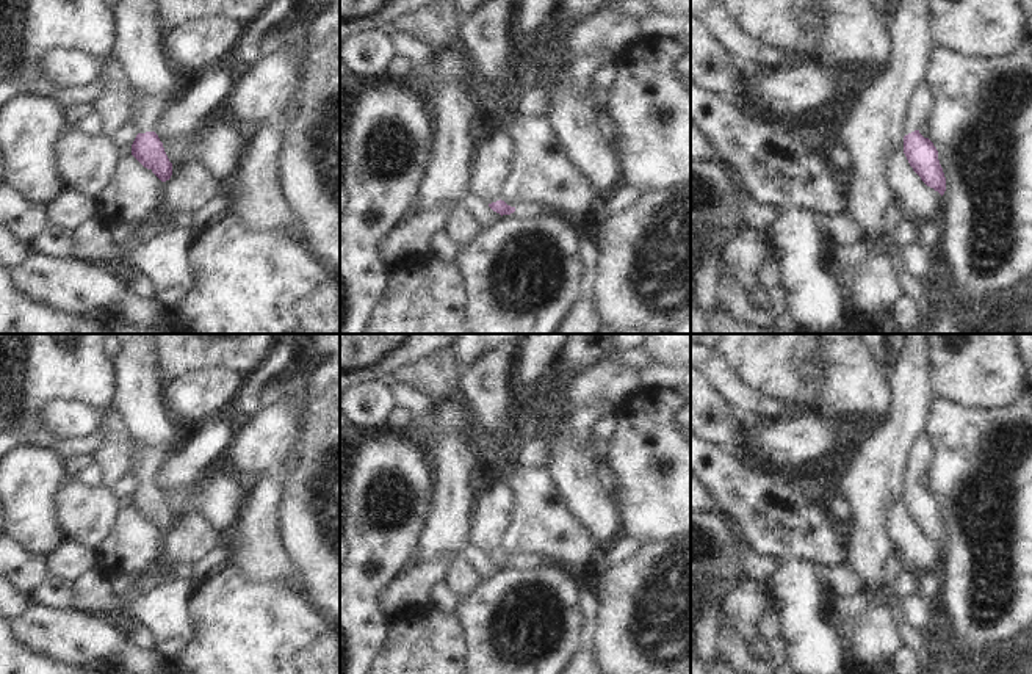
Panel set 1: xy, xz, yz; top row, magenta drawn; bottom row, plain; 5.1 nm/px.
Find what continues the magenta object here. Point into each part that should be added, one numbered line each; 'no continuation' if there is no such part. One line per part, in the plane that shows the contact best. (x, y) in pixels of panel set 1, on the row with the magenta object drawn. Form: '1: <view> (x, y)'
1: yz (918, 108).

